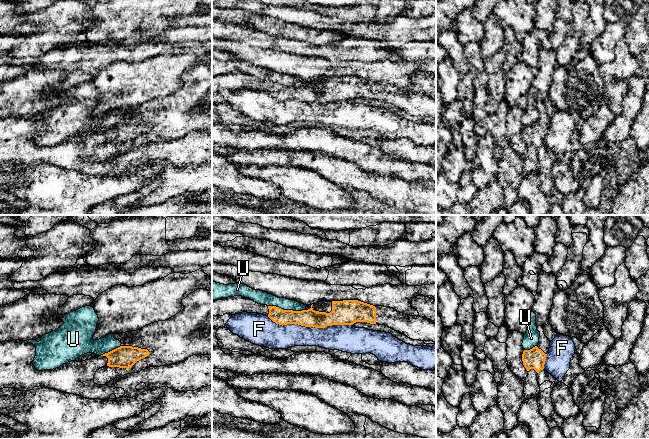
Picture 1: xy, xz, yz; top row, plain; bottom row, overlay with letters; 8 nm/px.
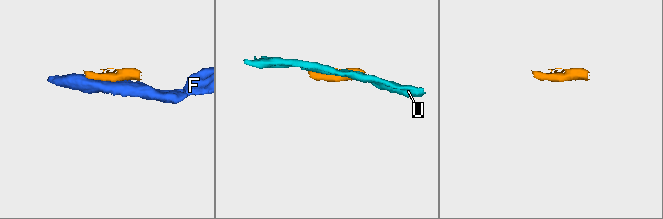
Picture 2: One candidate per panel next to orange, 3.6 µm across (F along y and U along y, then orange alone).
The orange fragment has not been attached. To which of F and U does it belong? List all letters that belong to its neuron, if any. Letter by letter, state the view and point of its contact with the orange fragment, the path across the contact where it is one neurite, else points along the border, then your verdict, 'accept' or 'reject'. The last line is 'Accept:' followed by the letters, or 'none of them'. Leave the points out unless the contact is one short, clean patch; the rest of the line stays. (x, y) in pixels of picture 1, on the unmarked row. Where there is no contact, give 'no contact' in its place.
F: xz (309, 102) | reject
U: xz (286, 86) | reject
Accept: none of them

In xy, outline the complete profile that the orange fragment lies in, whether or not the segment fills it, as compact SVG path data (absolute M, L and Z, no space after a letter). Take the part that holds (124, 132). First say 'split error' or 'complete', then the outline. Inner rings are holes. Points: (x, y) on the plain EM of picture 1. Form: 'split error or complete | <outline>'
split error | M21 116L4 117L0 118L0 166L14 164L18 167L30 167L34 163L41 162L87 175L108 176L112 170L119 174L125 170L125 167L114 162L114 157L117 154L105 161L97 161L94 159L96 147L106 142L130 145L137 137L147 133L149 129L147 125L120 122L83 138L71 137L53 146L38 147L33 141L36 132L36 123L33 120Z

